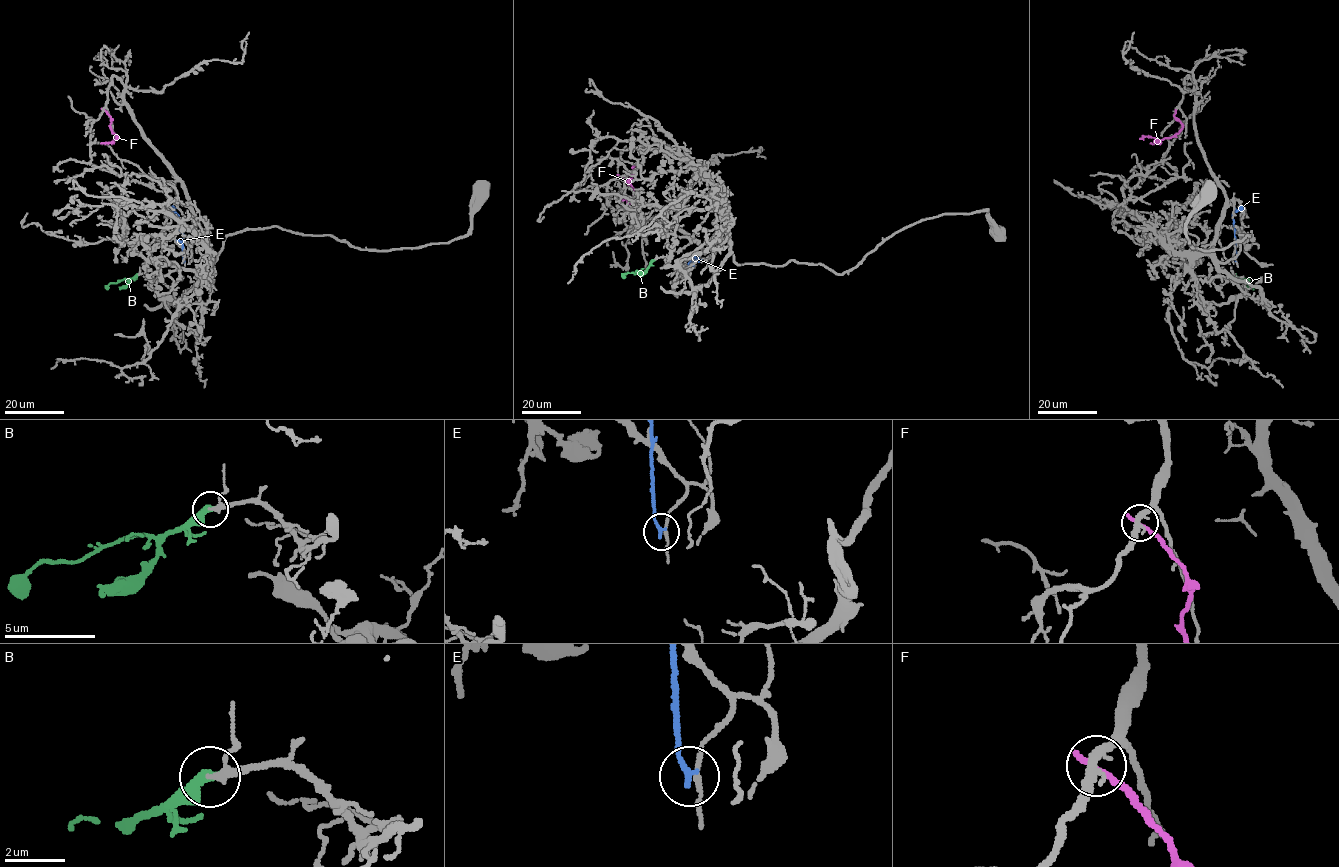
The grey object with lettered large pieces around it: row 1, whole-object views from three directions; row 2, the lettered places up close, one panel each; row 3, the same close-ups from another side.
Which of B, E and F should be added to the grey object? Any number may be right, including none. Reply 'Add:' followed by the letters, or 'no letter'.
Add: B

